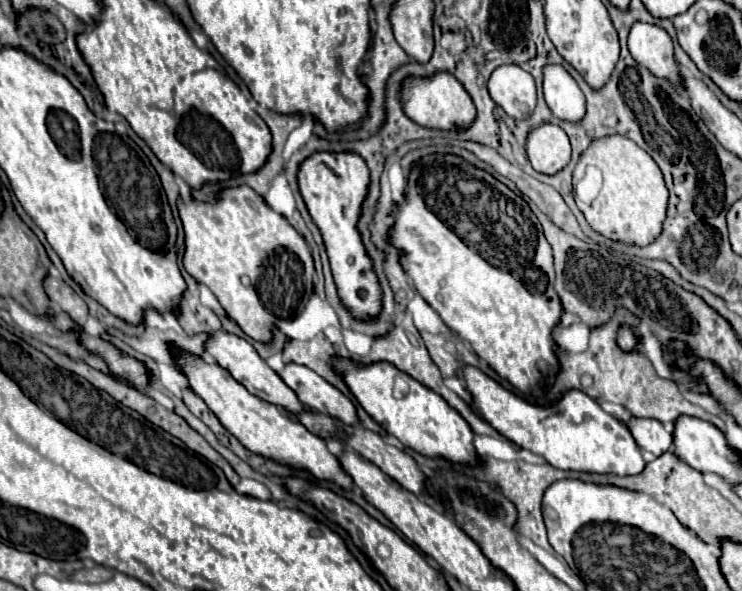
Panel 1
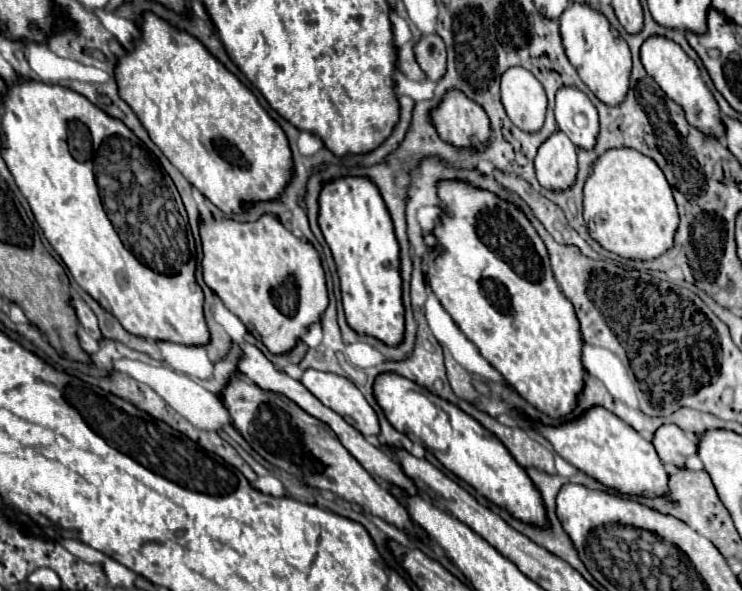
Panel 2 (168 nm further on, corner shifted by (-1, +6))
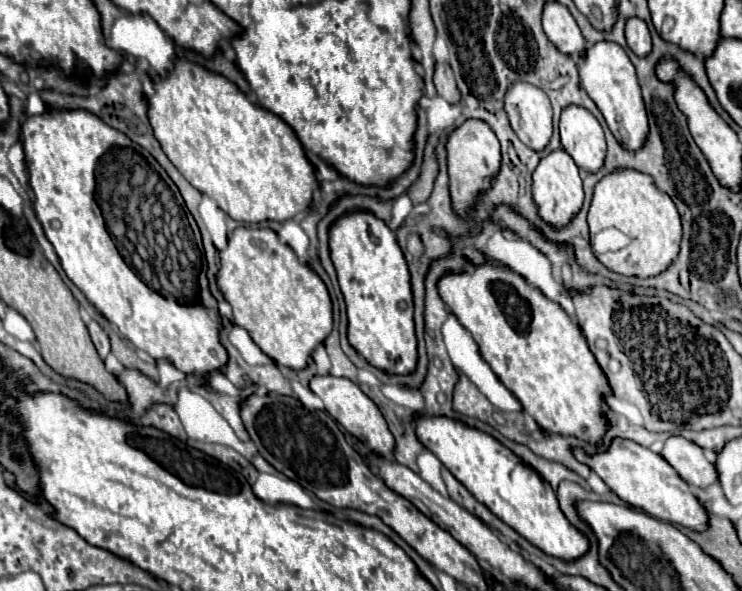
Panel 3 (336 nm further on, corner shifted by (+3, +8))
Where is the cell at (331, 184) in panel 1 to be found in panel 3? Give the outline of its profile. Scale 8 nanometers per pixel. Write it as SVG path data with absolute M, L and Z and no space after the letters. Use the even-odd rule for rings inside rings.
M368 210L346 212L328 230L330 256L348 312L348 342L376 368L408 374L416 364L412 290L404 254L394 232Z

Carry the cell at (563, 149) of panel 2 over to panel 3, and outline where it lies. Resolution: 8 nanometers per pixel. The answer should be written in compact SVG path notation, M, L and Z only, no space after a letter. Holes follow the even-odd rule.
M564 148L552 150L536 166L536 170L532 174L532 180L534 180L532 194L534 194L534 202L538 206L538 212L540 212L542 220L548 222L548 224L554 224L554 226L568 224L570 216L574 216L574 212L578 212L578 208L582 206L582 200L584 200L582 180L580 180L578 166L574 164L572 156Z

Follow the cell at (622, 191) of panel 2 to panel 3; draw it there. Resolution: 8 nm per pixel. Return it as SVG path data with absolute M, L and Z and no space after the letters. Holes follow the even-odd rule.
M618 168L612 174L606 174L594 186L592 204L588 210L588 226L590 236L598 234L604 228L618 228L626 236L630 236L630 244L624 250L598 254L598 260L614 272L634 274L640 278L648 278L666 270L676 258L682 238L680 216L672 198L656 188L650 174L632 168Z

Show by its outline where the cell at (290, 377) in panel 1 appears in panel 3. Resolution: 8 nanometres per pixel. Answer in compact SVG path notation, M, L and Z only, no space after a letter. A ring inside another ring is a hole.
M316 374L316 376L310 380L310 390L312 390L316 396L320 396L320 400L322 400L324 406L326 406L326 410L328 410L352 436L356 436L370 452L376 452L376 454L382 454L382 456L390 456L390 454L392 454L394 436L390 434L384 416L380 414L378 406L376 406L352 380L348 380L348 378L338 378L338 376L332 376L332 374L326 374L326 376Z

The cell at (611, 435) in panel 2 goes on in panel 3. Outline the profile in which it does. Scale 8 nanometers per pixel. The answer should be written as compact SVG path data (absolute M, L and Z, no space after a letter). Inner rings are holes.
M614 438L610 442L610 448L602 452L586 454L584 448L572 448L572 452L578 462L594 470L604 480L604 484L630 506L642 508L646 514L654 518L660 518L672 524L682 524L692 530L706 528L706 520L708 520L706 510L702 508L698 498L690 492L688 484L676 474L676 470L660 454L648 450L646 446L640 446L634 440Z

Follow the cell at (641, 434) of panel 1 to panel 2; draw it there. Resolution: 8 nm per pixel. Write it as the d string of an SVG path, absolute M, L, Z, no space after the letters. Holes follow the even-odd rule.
M664 424L654 436L654 448L668 468L684 468L686 458L698 452L698 446L678 426Z

